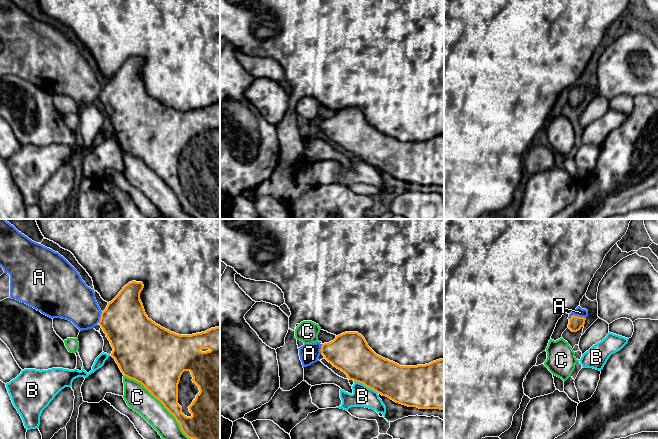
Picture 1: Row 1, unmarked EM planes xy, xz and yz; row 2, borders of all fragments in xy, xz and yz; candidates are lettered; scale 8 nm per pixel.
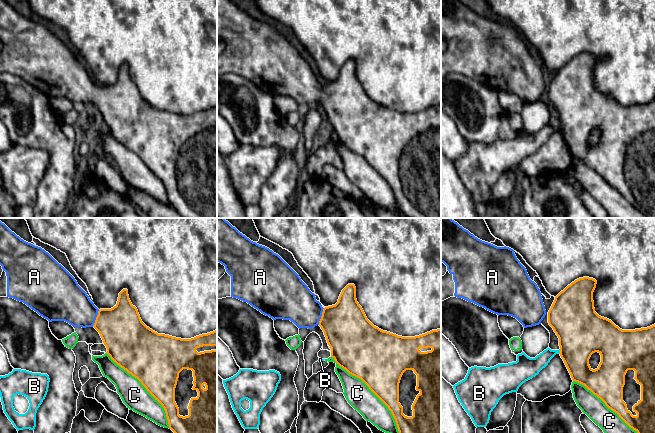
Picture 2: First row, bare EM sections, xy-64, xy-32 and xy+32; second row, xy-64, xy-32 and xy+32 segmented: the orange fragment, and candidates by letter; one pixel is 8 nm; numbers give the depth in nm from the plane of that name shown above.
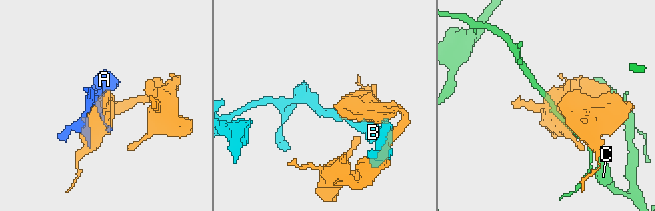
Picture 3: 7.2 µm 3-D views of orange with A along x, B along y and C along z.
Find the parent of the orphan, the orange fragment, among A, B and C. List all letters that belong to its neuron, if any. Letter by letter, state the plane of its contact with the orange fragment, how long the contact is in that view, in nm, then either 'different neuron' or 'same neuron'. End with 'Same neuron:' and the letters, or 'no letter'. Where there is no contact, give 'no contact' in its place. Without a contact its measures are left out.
A: yz | 140 nm | same neuron
B: xz | 220 nm | different neuron
C: xy | 800 nm | different neuron
Same neuron: A

